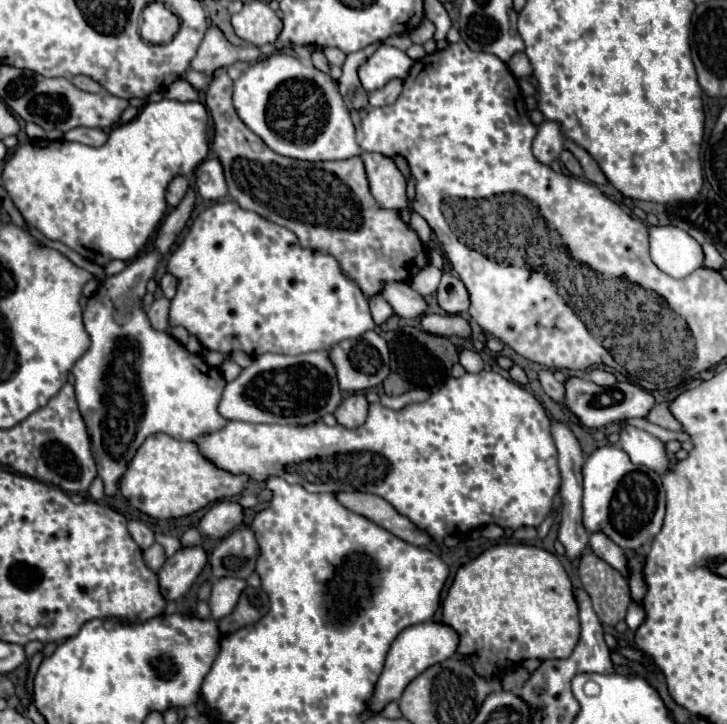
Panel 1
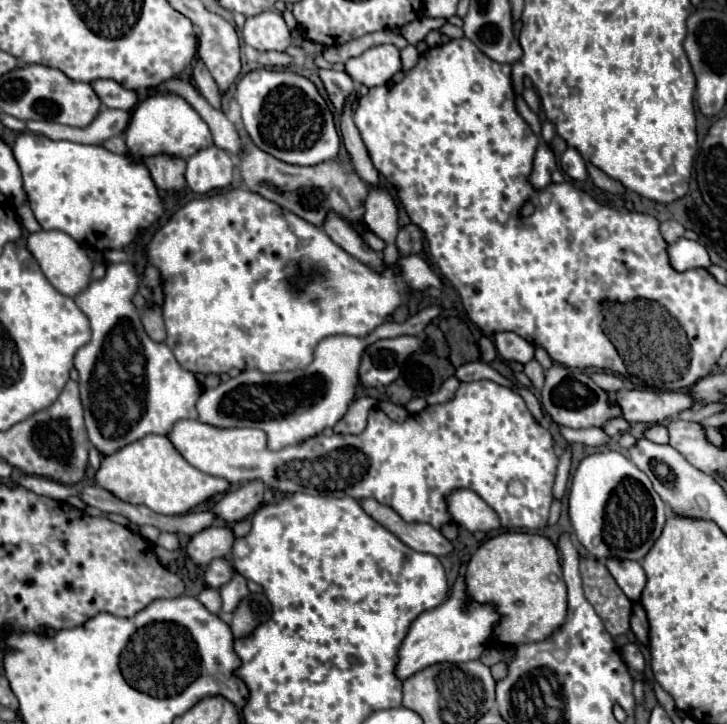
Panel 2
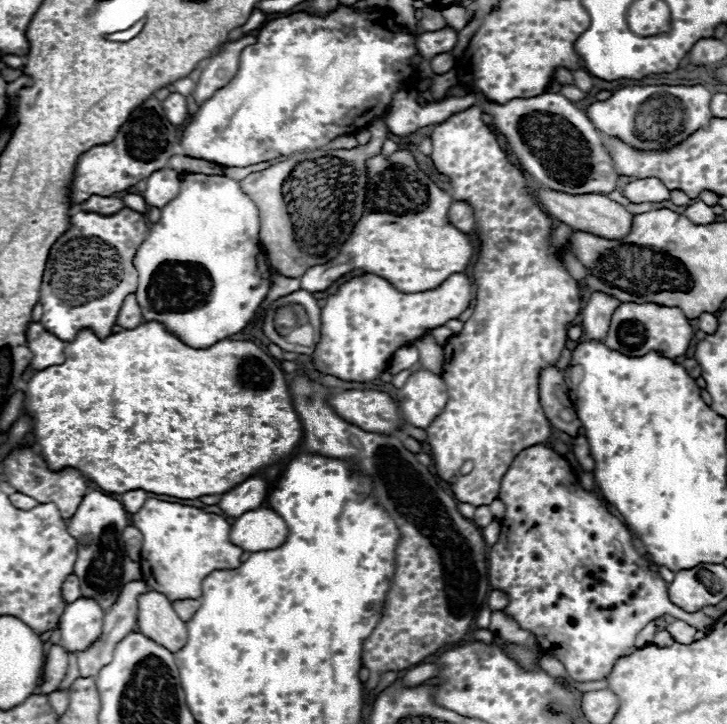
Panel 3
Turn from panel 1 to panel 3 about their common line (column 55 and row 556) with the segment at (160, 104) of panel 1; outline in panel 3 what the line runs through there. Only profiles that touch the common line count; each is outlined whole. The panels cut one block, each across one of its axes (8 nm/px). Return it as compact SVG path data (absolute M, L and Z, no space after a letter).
M148 498L142 510L132 516L132 526L144 536L140 558L142 578L150 590L164 594L170 602L178 598L200 598L202 580L210 572L218 570L218 566L242 564L242 548L230 542L230 524L220 514L208 514L200 508Z

